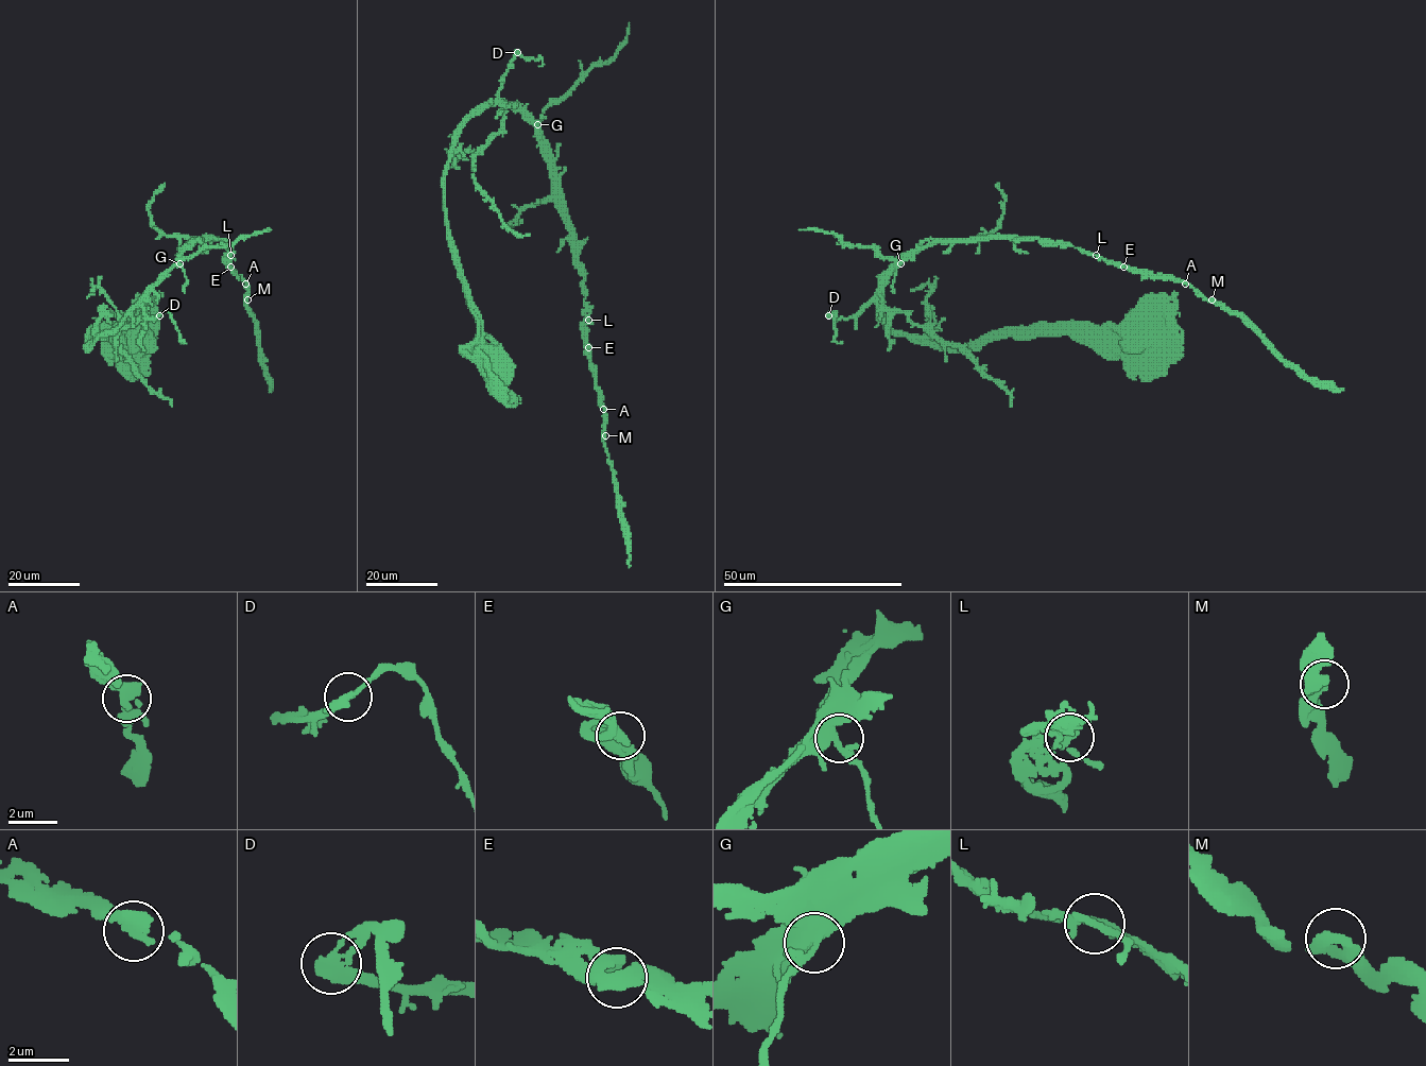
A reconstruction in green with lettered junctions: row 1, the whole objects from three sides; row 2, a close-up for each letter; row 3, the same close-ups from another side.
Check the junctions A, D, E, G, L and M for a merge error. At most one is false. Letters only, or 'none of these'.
none of these

